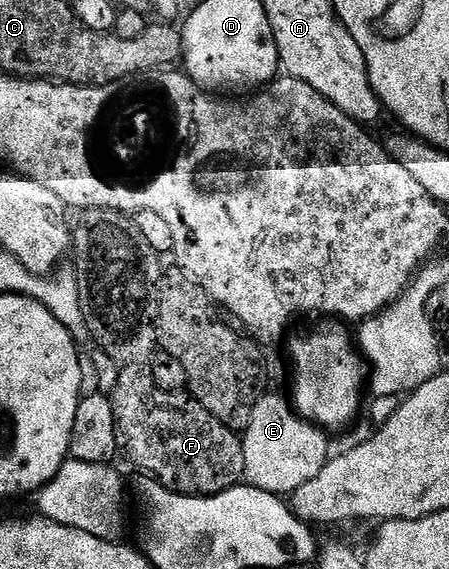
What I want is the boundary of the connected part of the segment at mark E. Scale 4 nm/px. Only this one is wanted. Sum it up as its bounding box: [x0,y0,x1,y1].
[242,392,329,496]

